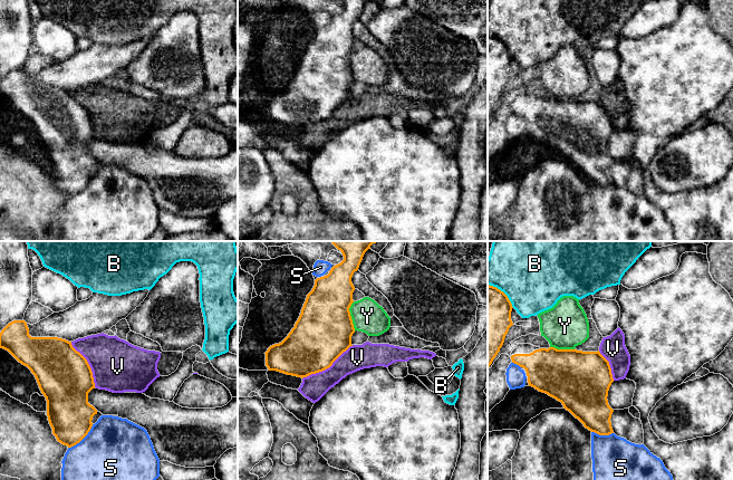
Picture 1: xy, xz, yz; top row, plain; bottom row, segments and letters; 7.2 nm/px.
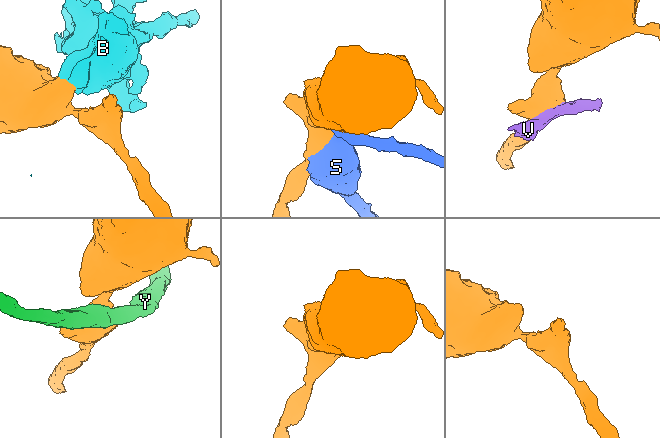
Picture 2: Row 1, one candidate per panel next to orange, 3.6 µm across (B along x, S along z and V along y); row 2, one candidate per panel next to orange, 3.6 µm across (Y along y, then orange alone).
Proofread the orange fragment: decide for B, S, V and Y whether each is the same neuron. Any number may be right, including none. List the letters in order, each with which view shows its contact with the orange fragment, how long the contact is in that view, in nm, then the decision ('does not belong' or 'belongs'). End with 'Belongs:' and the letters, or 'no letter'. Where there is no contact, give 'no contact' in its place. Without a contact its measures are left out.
B: yz | 260 nm | does not belong
S: xy | 260 nm | does not belong
V: xz | 440 nm | does not belong
Y: xz | 220 nm | does not belong
Belongs: no letter

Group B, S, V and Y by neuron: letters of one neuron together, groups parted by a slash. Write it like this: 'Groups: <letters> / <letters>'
Groups: B / S / V / Y

